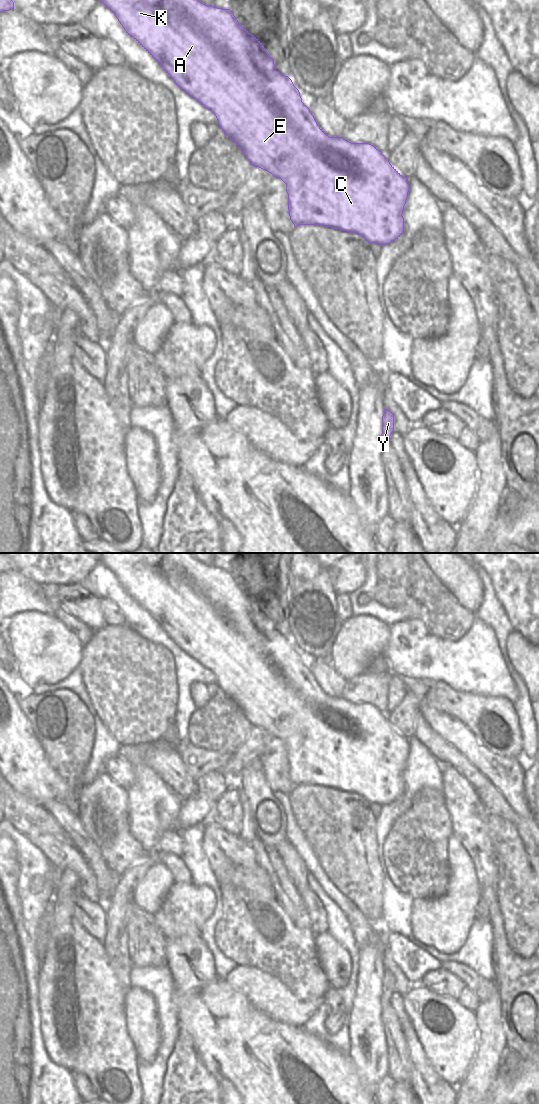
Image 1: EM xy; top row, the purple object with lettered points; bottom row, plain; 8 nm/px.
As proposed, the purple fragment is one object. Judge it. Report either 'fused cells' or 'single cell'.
single cell

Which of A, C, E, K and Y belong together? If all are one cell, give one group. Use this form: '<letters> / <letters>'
A C E K Y

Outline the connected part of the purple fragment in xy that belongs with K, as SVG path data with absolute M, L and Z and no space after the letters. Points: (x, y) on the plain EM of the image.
M102 553L103 563L118 579L128 595L133 597L174 640L176 645L188 655L199 661L217 678L222 691L242 711L252 726L259 727L286 744L288 754L288 770L294 787L299 785L321 785L349 793L361 795L369 803L387 805L398 799L404 792L404 766L408 758L410 746L408 738L403 737L376 707L369 703L351 703L342 697L329 697L317 684L310 669L302 662L299 650L292 640L276 630L274 619L268 614L262 603L251 595L236 579L230 569L205 565L190 553Z

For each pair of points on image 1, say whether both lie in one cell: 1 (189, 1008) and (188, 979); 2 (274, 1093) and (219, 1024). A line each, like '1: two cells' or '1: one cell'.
1: two cells
2: one cell

